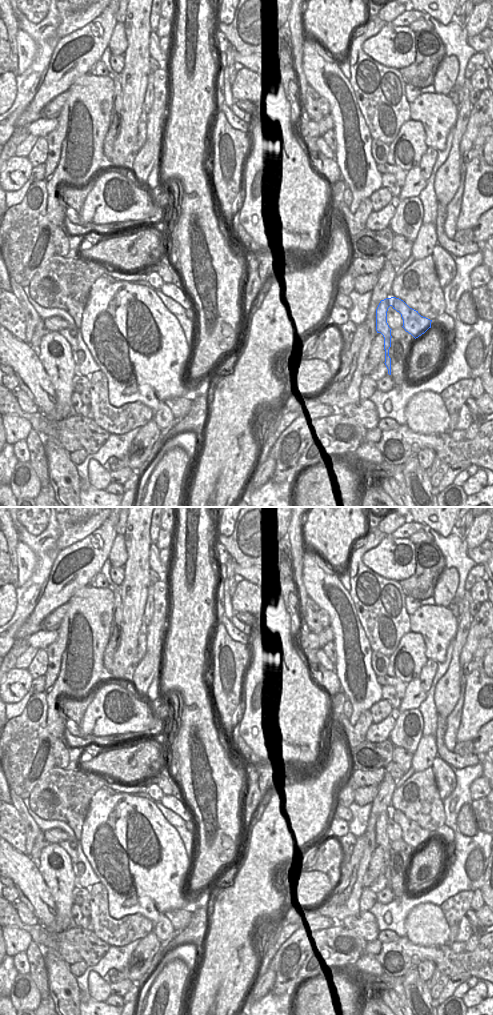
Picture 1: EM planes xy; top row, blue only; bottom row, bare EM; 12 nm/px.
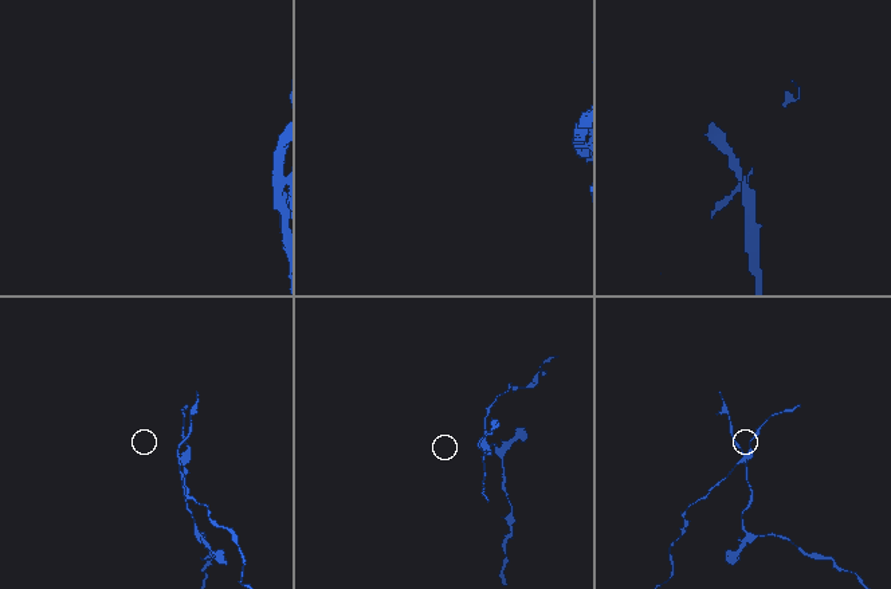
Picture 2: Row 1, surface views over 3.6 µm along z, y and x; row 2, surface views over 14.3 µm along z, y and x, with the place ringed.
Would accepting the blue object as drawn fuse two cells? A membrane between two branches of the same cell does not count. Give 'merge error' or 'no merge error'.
merge error

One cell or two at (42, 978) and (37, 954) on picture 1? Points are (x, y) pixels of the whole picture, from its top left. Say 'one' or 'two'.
one

